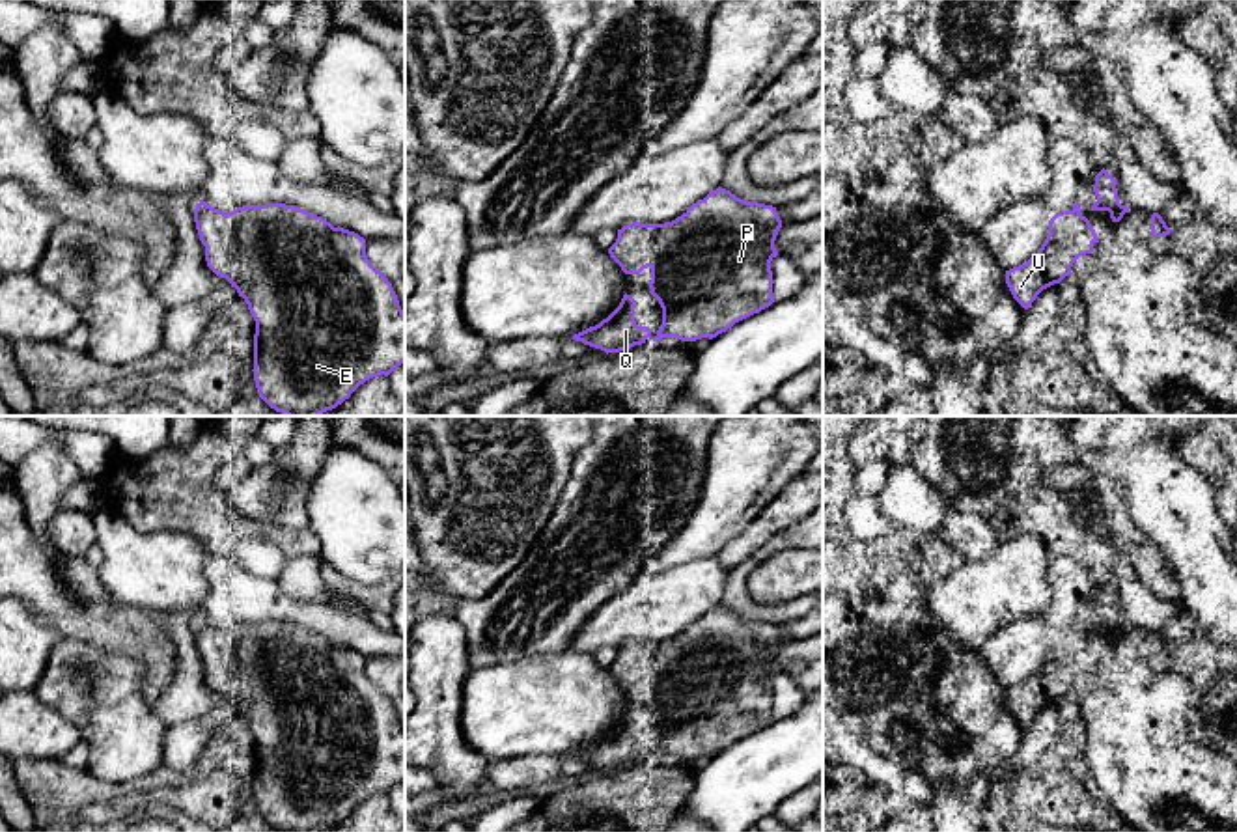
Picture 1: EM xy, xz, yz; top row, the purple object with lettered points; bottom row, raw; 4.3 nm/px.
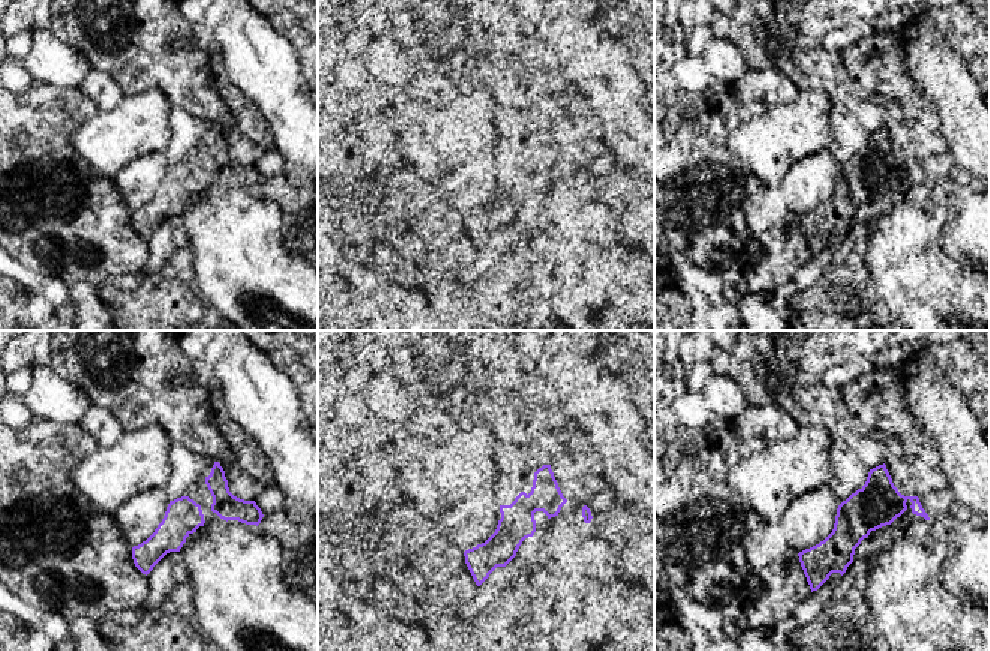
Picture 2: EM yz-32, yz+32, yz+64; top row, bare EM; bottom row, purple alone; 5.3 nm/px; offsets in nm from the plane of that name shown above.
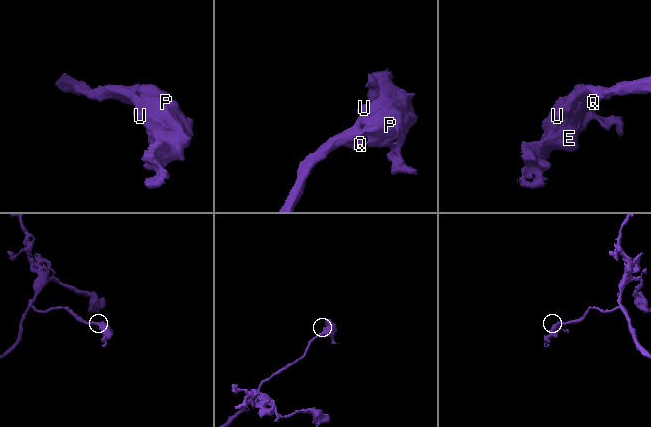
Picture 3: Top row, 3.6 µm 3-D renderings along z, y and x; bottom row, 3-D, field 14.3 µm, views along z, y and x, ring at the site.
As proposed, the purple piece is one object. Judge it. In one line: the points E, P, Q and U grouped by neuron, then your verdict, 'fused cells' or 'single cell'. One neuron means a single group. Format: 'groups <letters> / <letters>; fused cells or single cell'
groups E P Q U; single cell

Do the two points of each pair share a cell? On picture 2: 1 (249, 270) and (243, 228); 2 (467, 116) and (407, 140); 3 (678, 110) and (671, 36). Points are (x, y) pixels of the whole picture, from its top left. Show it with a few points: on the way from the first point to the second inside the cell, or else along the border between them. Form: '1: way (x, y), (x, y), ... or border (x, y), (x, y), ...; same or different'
1: way (243, 260), (243, 239); same
2: way (452, 131), (441, 140), (422, 140); same
3: way (669, 92), (669, 54); same

